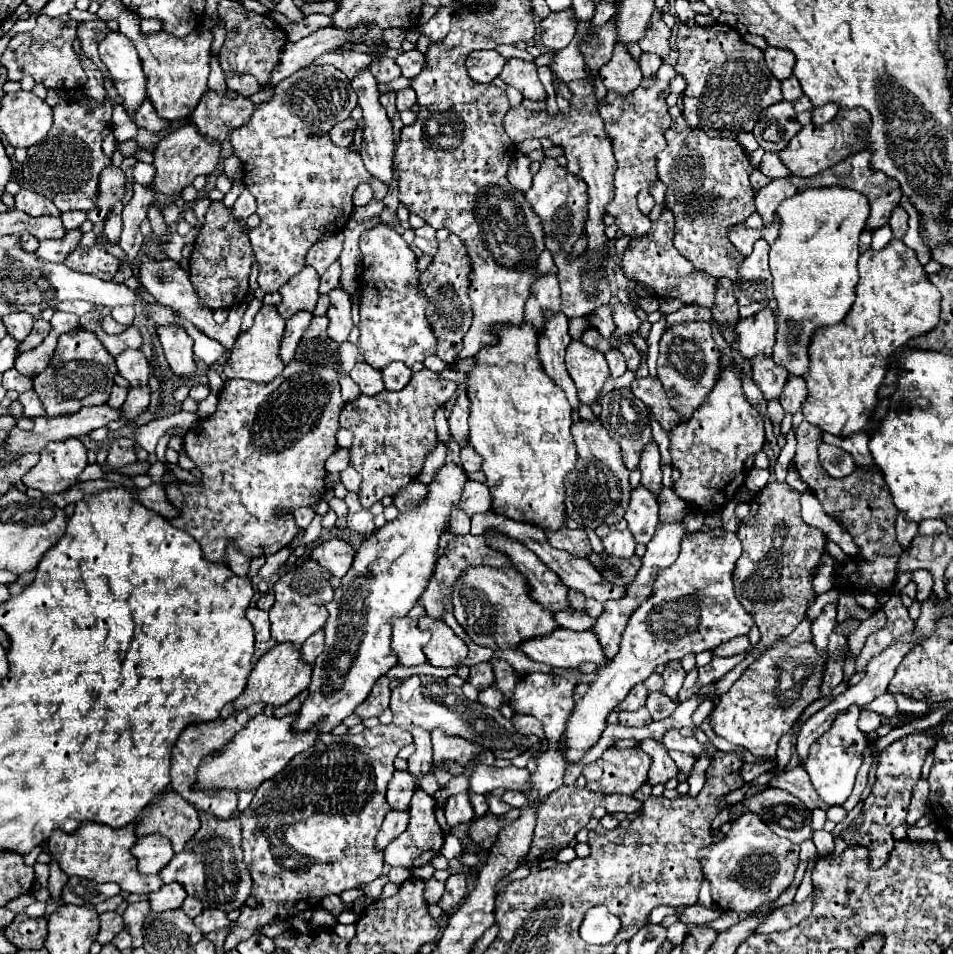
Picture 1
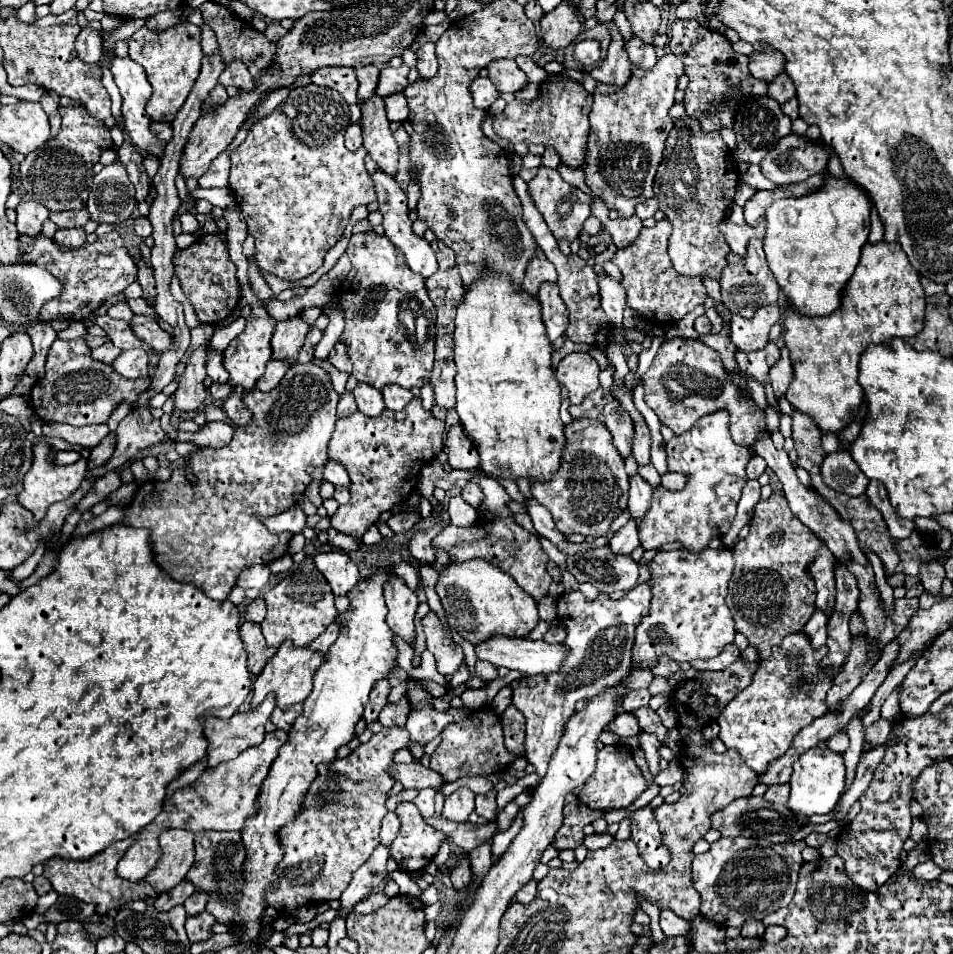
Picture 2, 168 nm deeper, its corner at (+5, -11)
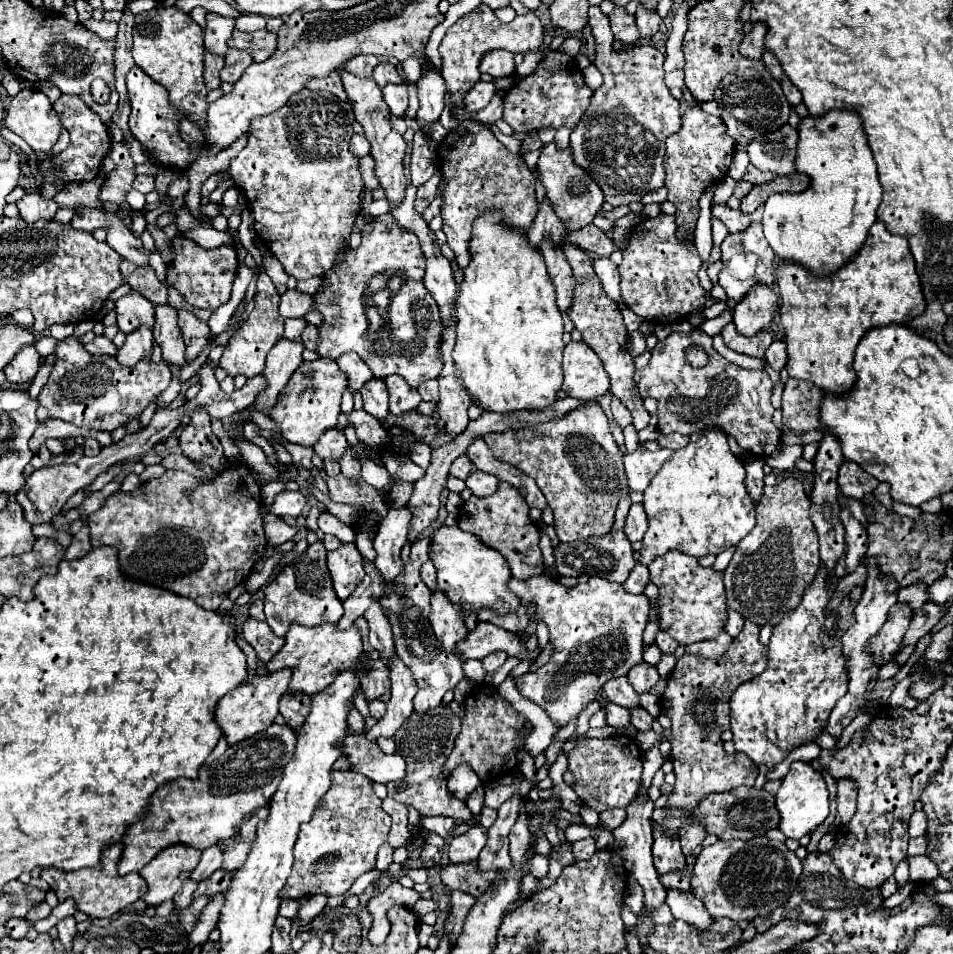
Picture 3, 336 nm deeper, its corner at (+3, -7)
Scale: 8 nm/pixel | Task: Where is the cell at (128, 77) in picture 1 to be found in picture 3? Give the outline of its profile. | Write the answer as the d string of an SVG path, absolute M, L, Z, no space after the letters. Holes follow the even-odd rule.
M134 65L128 71L126 85L128 85L130 105L132 105L132 113L130 113L132 135L150 151L152 159L164 165L172 165L176 169L184 169L190 161L194 161L194 157L188 151L188 143L178 135L176 123L178 119L184 117L184 113L180 113L168 103L168 91L162 85L158 85L154 79L150 79L142 69L138 69L138 65Z

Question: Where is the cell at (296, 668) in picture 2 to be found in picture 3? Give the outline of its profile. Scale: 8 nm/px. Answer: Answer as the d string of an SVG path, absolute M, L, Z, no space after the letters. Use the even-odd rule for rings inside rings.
M292 625L290 631L286 633L284 647L274 659L270 659L270 663L266 665L266 671L268 673L276 673L280 669L294 671L294 677L290 681L290 691L314 695L326 689L334 681L336 671L346 669L346 665L352 665L362 651L364 651L362 635L354 625L346 631L338 631L334 625L320 625L320 627Z

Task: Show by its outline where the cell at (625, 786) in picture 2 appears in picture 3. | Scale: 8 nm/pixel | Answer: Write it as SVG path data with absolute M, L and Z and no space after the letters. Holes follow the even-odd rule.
M626 735L586 739L568 753L568 769L576 777L574 791L582 799L582 803L602 813L608 809L626 807L630 801L634 801L642 779L642 757L636 739Z

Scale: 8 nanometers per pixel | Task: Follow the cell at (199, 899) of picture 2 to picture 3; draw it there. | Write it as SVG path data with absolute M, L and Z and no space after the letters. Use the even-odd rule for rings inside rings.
M214 871L208 879L198 883L198 889L196 889L194 897L200 897L200 895L214 897L218 893L224 893L228 887L230 887L230 877L226 873L222 873L222 871Z

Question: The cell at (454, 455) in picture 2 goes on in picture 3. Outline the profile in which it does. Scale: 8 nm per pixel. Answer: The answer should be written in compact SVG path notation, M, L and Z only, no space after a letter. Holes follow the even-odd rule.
M460 455L452 461L452 467L450 467L450 475L458 477L458 479L466 479L474 469L474 463L470 461L468 455Z

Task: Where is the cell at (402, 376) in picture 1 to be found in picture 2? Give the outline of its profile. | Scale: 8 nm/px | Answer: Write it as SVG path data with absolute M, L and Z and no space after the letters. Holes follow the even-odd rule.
M386 385L382 389L382 395L384 395L384 401L386 401L386 407L390 411L400 411L404 409L410 401L412 401L412 391L410 389L404 389L400 385Z

